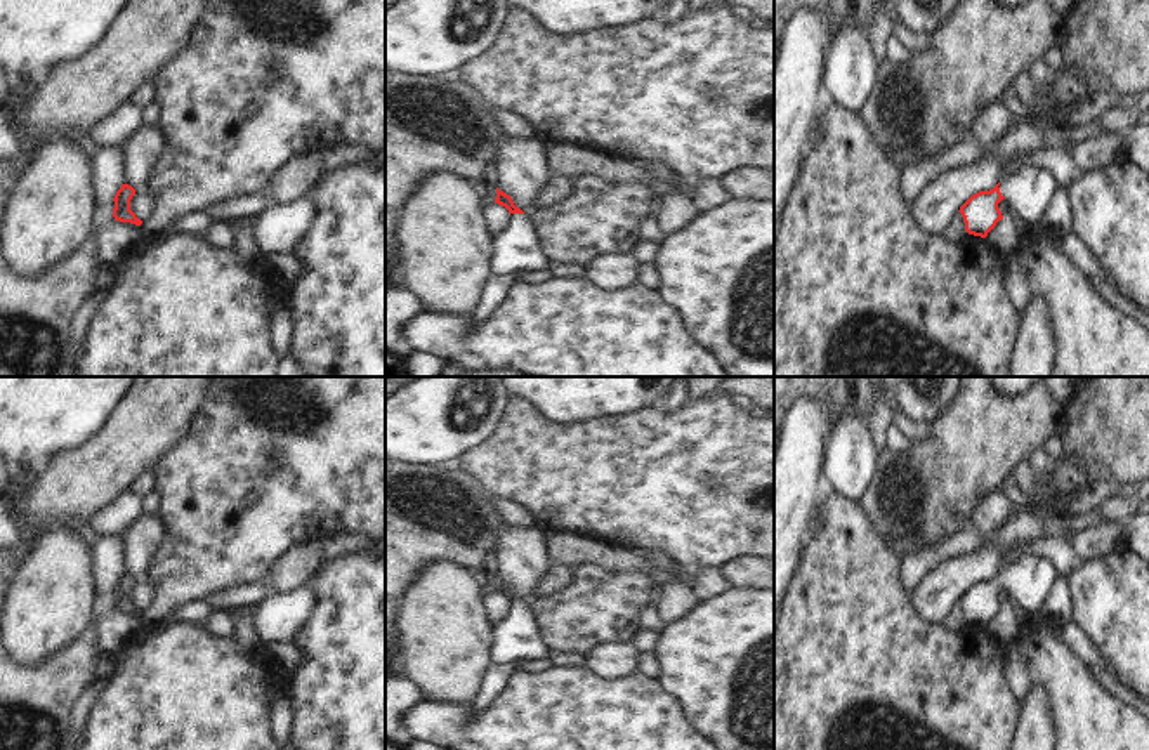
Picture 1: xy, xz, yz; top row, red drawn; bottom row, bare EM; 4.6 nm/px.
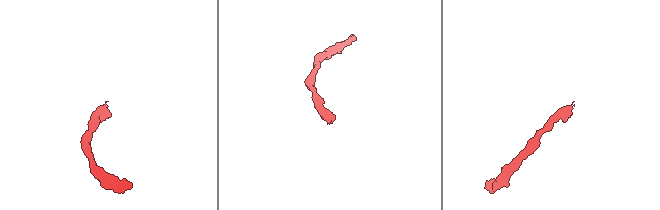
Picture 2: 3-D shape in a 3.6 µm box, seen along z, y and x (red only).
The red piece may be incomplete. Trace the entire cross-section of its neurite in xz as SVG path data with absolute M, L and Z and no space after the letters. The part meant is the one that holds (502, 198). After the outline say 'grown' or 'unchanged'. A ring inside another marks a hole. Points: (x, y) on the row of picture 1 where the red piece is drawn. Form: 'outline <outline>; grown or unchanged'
outline M496 188L495 203L505 207L510 214L503 231L493 236L489 276L514 273L517 269L545 269L548 257L538 245L538 234L528 214L517 208L509 194Z; grown

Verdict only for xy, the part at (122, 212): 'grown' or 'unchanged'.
unchanged

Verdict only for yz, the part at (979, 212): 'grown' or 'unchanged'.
grown

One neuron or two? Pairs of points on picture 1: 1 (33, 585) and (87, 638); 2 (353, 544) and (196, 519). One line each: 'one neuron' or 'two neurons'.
1: two neurons
2: two neurons

